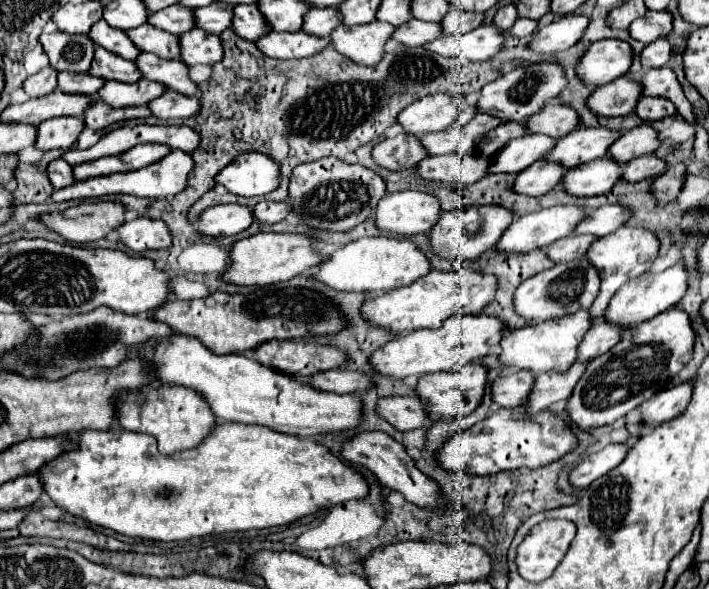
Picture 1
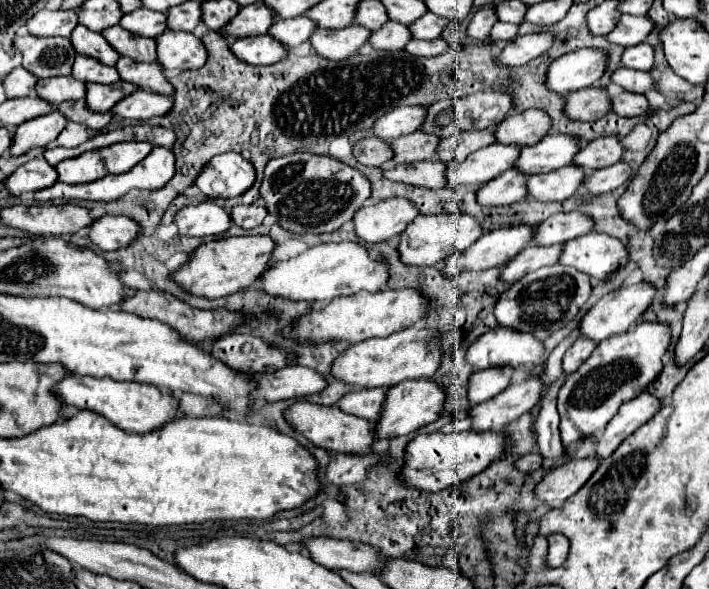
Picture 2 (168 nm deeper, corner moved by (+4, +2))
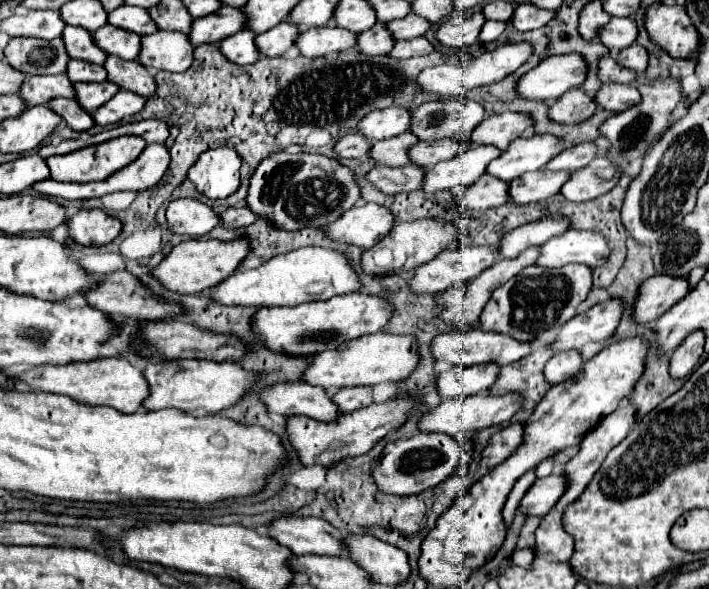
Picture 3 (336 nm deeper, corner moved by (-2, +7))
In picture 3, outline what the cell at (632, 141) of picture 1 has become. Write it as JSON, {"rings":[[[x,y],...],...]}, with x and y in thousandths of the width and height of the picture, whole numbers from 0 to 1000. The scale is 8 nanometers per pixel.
{"rings":[[[819,243],[819,246],[811,246],[811,250],[803,250],[797,256],[791,256],[791,263],[786,263],[783,270],[777,270],[769,287],[777,287],[777,290],[814,290],[819,284],[825,284],[836,267],[839,267],[839,246],[836,243]]]}

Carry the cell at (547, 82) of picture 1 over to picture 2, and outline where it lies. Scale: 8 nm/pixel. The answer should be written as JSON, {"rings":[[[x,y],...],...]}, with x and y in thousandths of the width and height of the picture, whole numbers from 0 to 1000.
{"rings":[[[678,153],[639,173],[642,207],[619,231],[630,234],[645,224],[656,221],[681,221],[681,217],[701,217],[707,204],[724,183],[724,160],[715,153]]]}

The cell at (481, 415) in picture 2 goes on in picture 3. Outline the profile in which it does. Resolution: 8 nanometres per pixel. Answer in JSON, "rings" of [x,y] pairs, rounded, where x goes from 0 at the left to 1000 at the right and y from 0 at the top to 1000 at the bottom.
{"rings":[[[667,671],[656,677],[625,677],[616,691],[597,701],[597,708],[588,718],[588,728],[594,735],[630,735],[642,747],[650,747],[656,739],[693,725],[693,722],[709,722],[735,694],[735,674],[732,671],[712,671],[712,674],[693,674],[693,671]]]}

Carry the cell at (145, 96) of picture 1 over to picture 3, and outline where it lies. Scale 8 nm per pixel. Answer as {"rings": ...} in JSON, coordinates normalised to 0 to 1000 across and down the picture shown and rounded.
{"rings":[[[148,138],[148,141],[106,141],[103,148],[106,148],[109,175],[123,192],[137,188],[145,175],[151,175],[168,154],[168,148],[154,138]]]}

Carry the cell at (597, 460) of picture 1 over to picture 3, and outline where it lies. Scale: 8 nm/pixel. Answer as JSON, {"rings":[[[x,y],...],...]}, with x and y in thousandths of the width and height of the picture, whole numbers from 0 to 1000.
{"rings":[[[774,806],[769,813],[757,813],[740,844],[732,854],[732,864],[740,878],[766,878],[794,840],[797,834],[794,806]]]}

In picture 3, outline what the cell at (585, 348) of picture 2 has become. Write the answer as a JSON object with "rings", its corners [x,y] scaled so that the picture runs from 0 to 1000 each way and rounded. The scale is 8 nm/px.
{"rings":[[[797,596],[797,599],[783,599],[774,616],[769,620],[769,643],[777,654],[791,650],[794,643],[803,643],[808,637],[814,637],[814,630],[819,626],[822,610],[814,596]]]}

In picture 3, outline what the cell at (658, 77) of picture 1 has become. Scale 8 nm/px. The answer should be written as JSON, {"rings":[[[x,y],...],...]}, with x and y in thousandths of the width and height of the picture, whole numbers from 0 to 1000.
{"rings":[[[850,93],[845,100],[842,131],[848,141],[890,141],[898,134],[898,124],[893,124],[882,114],[873,114],[862,93]]]}

